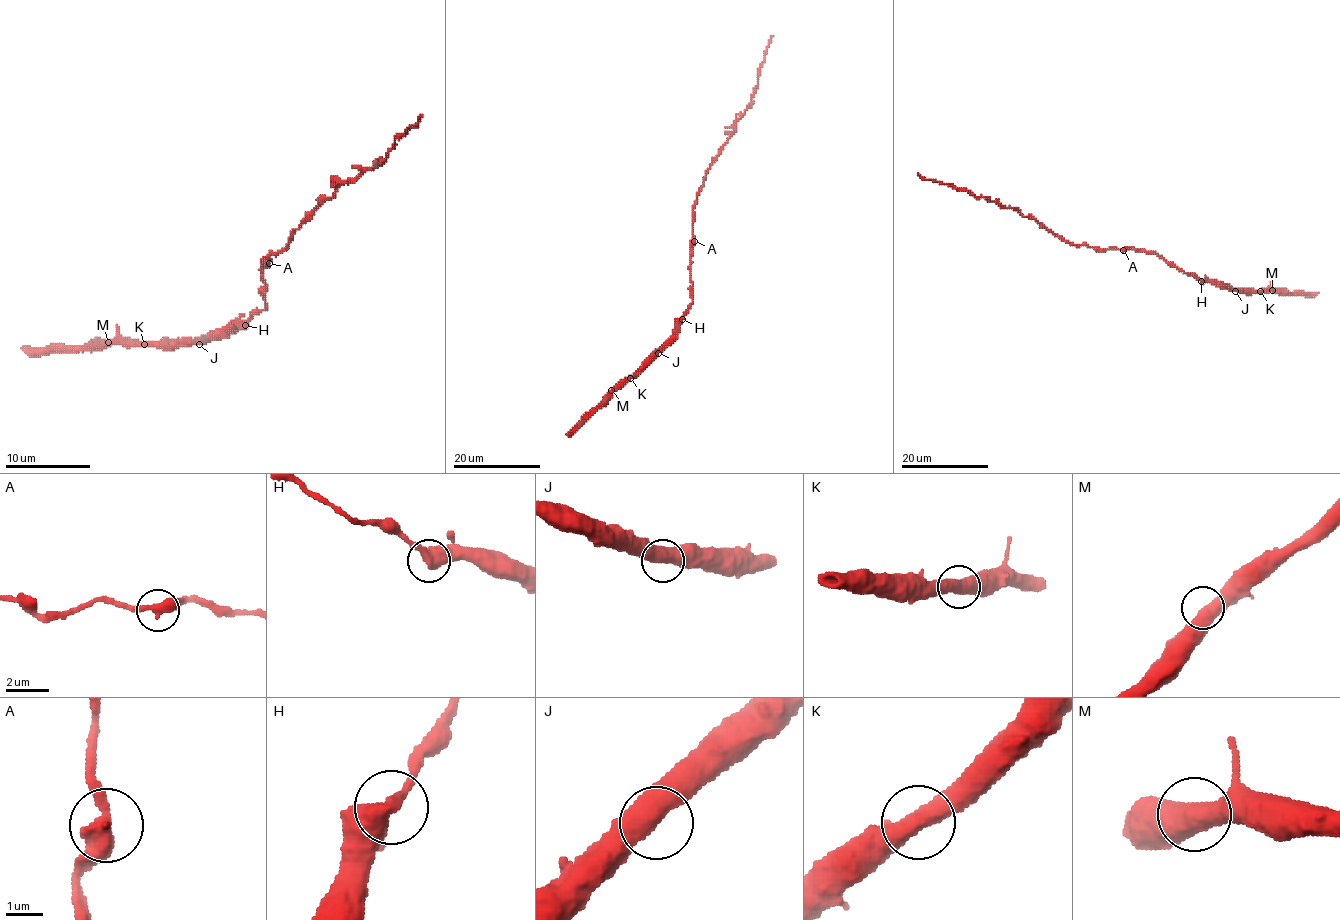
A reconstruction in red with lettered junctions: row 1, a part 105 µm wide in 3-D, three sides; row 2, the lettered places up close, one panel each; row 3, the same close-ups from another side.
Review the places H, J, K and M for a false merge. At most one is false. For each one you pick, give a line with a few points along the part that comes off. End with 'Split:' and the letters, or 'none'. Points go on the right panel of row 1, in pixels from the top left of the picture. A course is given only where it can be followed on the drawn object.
H: foreign part runs (1201, 281), (1156, 253), (1129, 247), (1097, 251), (1074, 245), (1017, 209), (917, 173)
Split: H

